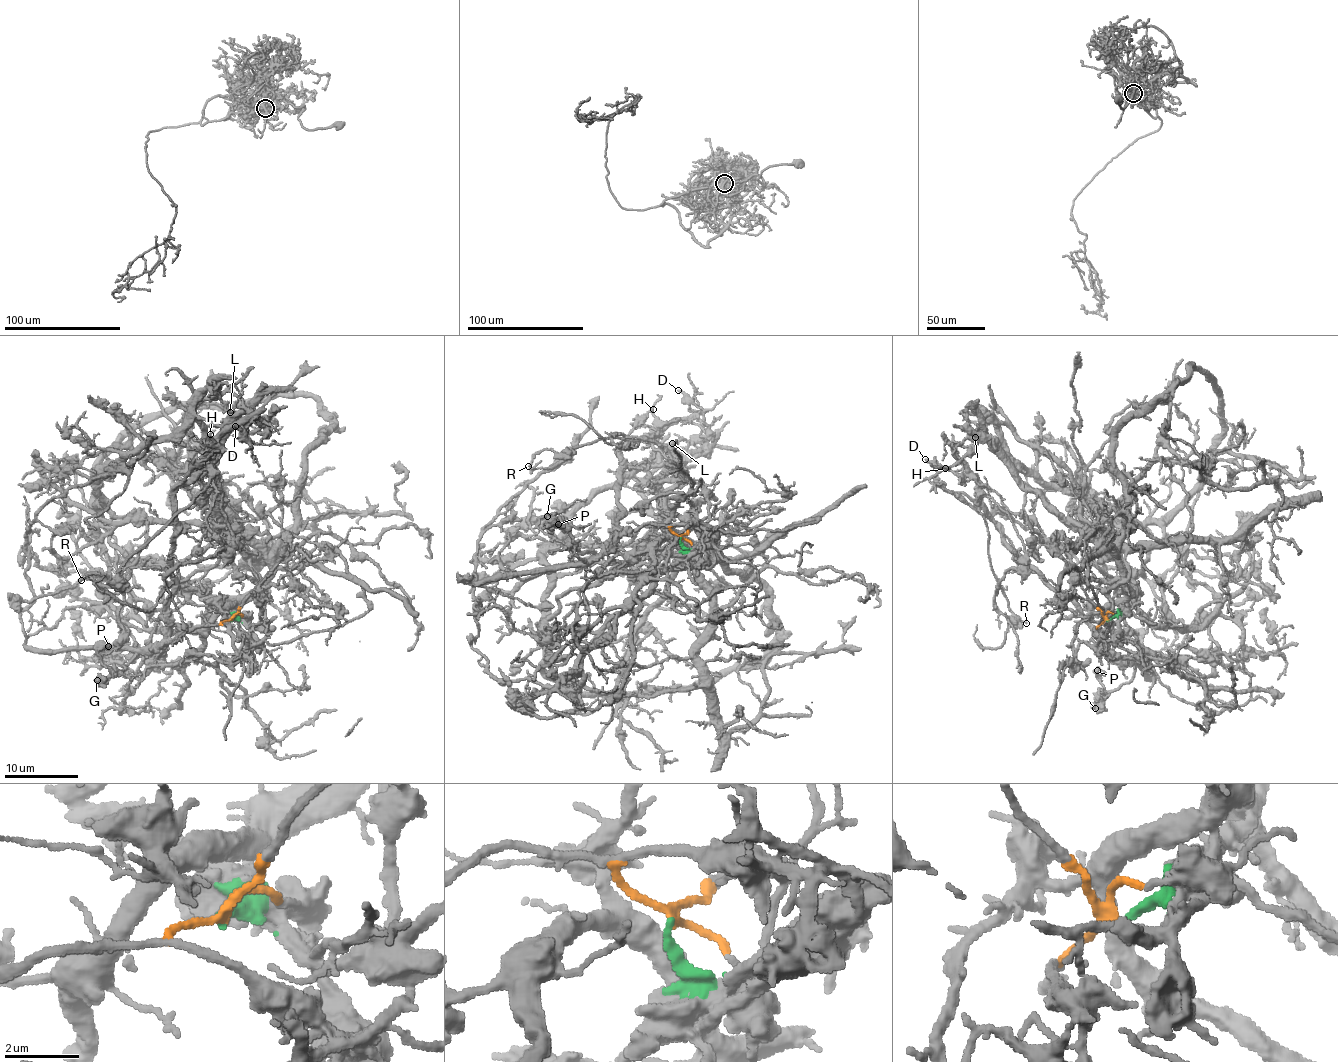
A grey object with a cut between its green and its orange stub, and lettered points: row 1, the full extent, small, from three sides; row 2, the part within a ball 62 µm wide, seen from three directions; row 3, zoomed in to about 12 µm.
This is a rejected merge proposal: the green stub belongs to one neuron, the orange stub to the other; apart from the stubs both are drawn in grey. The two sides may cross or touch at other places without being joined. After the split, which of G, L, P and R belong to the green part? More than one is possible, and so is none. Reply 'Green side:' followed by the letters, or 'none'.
Green side: L

